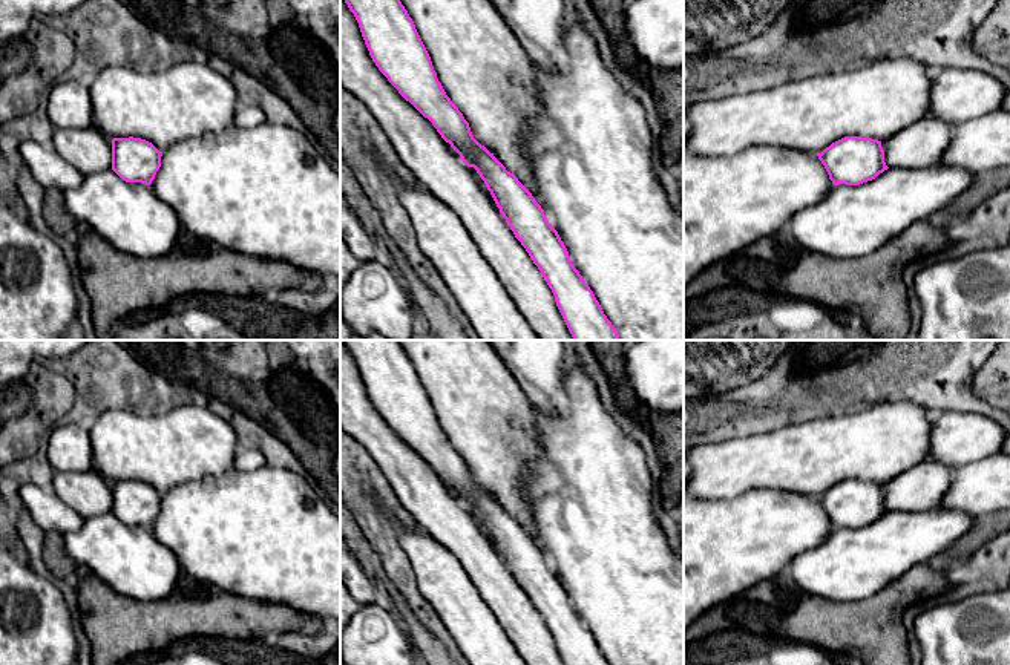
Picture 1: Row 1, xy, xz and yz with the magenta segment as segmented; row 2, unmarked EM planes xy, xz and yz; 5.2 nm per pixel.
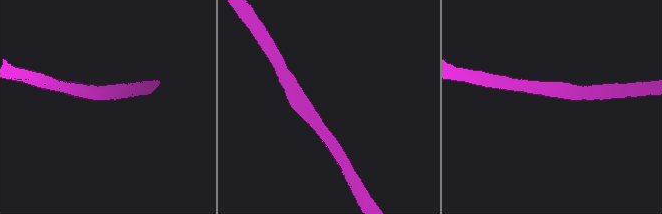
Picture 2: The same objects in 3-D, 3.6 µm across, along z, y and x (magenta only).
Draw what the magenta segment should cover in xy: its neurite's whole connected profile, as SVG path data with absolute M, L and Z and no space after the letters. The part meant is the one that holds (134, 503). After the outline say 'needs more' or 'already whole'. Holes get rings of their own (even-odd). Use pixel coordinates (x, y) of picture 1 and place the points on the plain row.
M112 483L112 513L126 526L150 529L161 510L161 500L162 495L146 483Z; already whole

